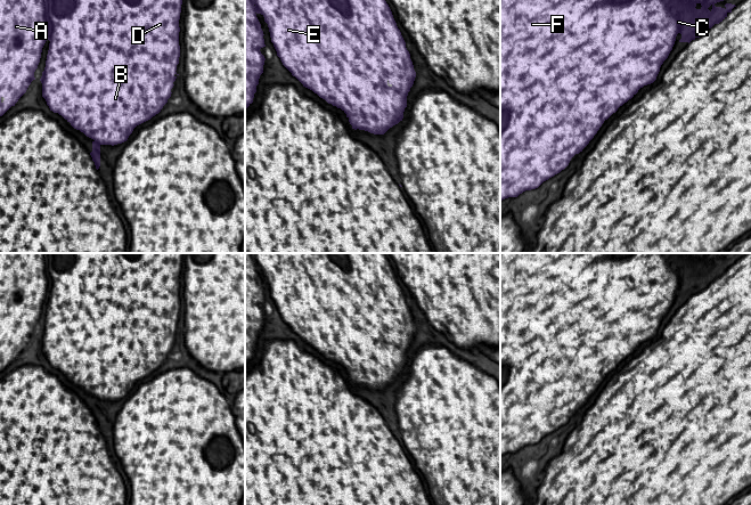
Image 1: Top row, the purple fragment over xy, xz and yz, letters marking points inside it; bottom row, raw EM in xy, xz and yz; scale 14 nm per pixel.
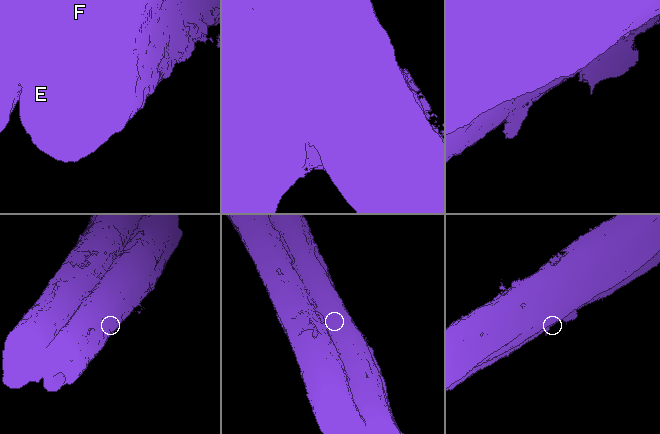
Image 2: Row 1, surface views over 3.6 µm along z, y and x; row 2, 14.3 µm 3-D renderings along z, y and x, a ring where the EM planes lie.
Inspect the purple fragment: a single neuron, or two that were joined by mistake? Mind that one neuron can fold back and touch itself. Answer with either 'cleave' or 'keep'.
cleave

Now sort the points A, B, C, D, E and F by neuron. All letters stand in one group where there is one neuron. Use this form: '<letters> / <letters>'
A C / B D E F

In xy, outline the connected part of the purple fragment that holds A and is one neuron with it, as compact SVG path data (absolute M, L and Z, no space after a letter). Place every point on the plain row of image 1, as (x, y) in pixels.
M0 253L0 372L2 372L26 348L34 333L34 327L40 318L42 303L47 295L52 299L52 306L48 307L46 323L40 334L42 339L42 352L50 366L62 370L67 377L74 372L84 378L84 367L97 372L100 369L100 358L95 355L95 347L99 347L99 340L89 339L87 331L82 331L79 320L84 316L92 316L93 308L98 304L103 290L109 286L109 282L121 279L123 270L121 261L114 253L87 253L87 270L73 270L72 272L49 272L47 253Z

